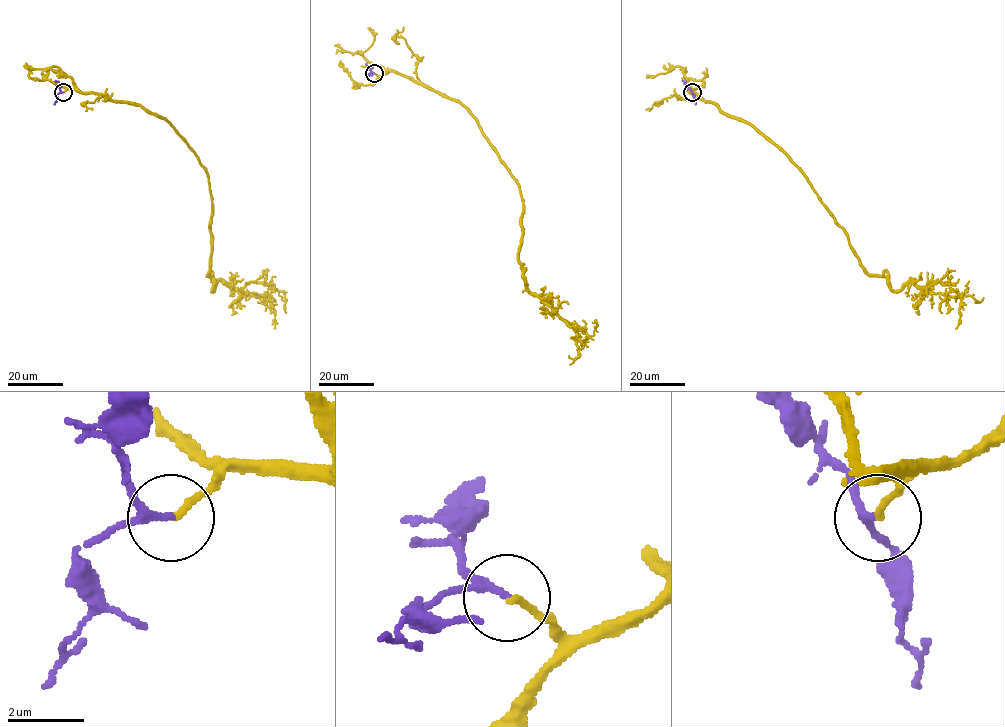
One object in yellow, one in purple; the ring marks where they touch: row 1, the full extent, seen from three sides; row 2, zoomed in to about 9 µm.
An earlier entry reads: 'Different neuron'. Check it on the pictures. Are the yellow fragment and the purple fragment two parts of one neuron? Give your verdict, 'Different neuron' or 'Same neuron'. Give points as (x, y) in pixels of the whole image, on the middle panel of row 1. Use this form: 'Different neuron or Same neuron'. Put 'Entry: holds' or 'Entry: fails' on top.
Entry: fails
Same neuron

